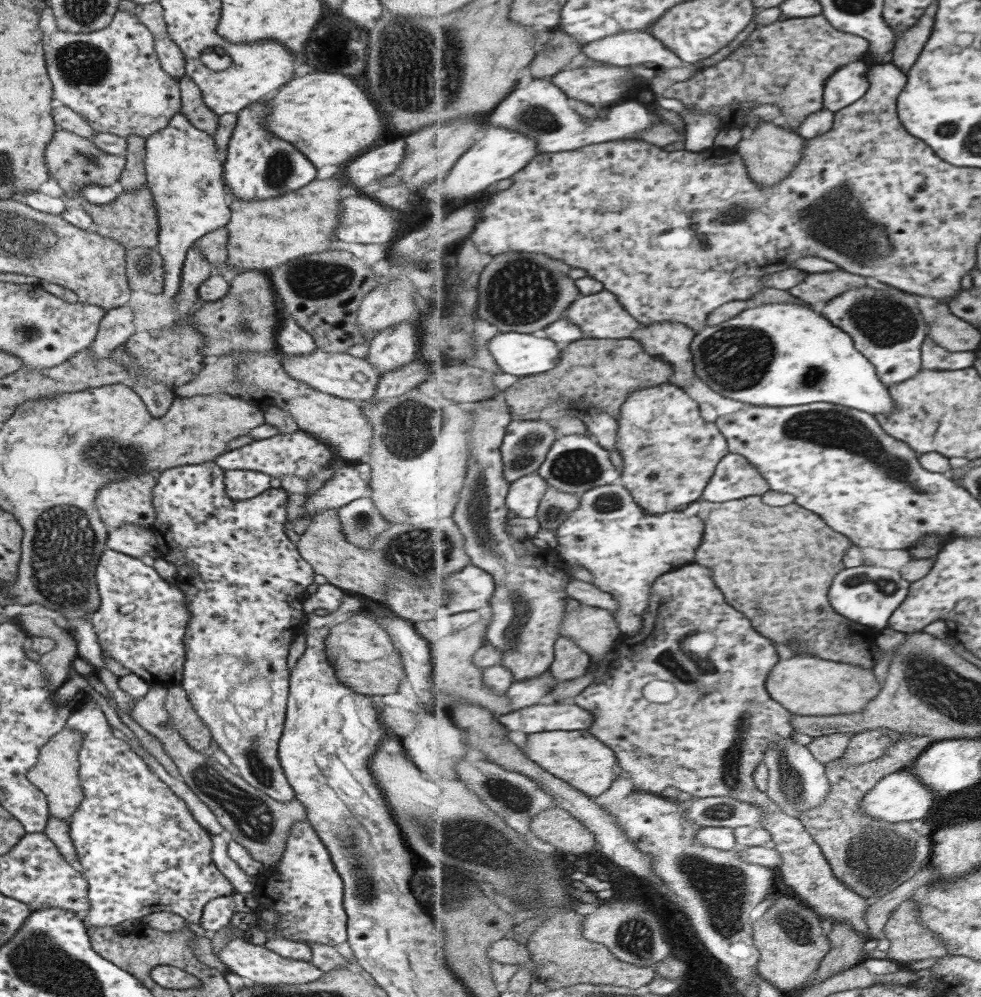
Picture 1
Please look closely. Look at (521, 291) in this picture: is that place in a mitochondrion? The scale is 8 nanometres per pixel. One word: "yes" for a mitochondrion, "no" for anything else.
yes

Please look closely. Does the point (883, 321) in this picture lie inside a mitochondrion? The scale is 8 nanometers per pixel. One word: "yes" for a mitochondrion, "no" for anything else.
yes

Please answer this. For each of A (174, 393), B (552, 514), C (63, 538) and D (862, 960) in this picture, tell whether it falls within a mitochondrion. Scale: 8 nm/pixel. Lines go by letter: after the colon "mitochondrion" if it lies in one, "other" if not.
A: other
B: mitochondrion
C: mitochondrion
D: other

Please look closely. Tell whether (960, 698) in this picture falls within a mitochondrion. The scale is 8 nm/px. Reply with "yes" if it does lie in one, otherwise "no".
yes

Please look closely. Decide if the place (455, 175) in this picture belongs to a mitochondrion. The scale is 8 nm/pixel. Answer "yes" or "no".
no

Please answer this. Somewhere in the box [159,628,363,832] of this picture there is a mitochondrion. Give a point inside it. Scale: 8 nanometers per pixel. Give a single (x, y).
(258, 766)

